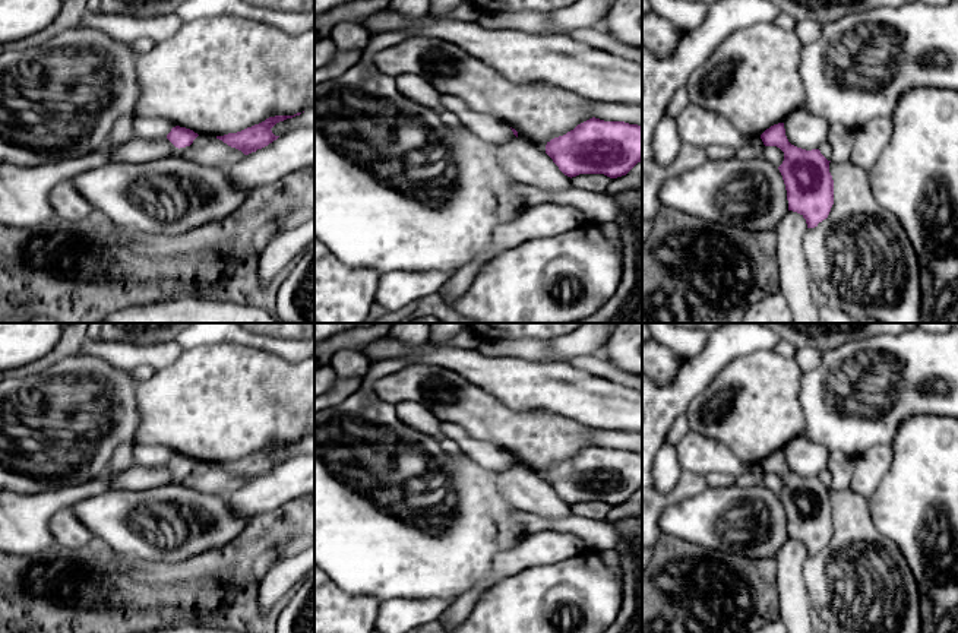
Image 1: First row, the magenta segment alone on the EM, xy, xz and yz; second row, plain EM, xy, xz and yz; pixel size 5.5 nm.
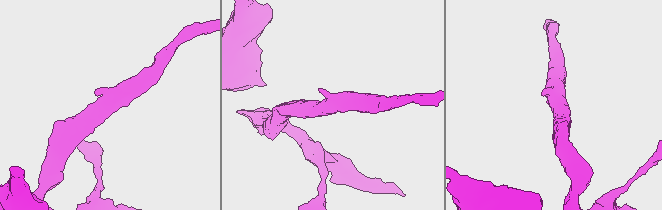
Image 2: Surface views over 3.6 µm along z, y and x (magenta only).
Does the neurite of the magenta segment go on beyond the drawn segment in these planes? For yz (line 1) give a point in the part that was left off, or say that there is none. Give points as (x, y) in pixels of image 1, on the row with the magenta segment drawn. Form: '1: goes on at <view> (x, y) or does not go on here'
1: does not go on here

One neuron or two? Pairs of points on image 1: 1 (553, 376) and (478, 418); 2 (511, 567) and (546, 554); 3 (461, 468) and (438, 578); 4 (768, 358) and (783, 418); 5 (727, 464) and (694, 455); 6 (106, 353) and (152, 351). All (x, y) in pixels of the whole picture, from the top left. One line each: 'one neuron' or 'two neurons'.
1: two neurons
2: one neuron
3: one neuron
4: one neuron
5: one neuron
6: one neuron

